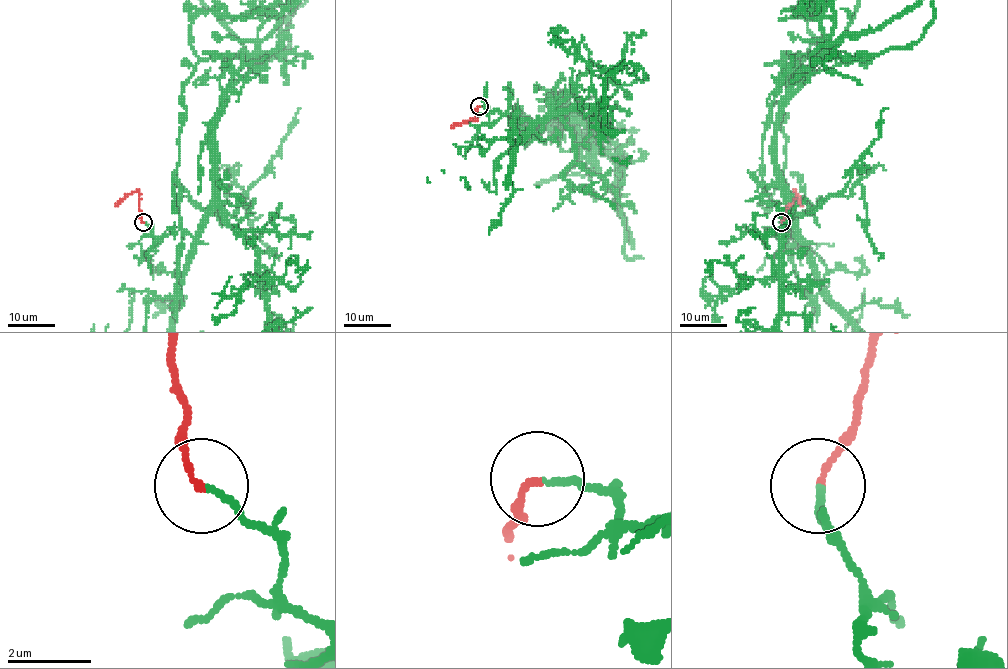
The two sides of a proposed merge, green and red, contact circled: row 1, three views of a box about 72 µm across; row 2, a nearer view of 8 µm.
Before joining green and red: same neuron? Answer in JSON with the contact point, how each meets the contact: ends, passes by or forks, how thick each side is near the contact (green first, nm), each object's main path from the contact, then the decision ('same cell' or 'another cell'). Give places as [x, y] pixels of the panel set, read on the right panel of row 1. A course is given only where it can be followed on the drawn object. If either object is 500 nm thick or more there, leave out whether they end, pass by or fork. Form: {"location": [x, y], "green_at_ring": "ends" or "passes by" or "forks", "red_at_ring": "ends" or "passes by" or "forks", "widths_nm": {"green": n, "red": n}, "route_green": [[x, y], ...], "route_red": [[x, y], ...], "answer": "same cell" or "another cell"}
{"location": [781, 222], "green_at_ring": "ends", "red_at_ring": "ends", "widths_nm": {"green": 130, "red": 150}, "route_green": [[781, 222], [797, 236], [776, 161], [786, 98], [858, 1]], "route_red": [[781, 222], [795, 191], [802, 205]], "answer": "same cell"}

